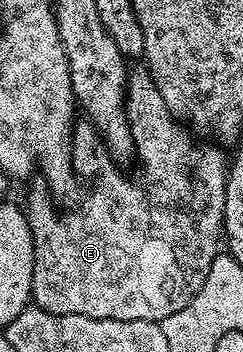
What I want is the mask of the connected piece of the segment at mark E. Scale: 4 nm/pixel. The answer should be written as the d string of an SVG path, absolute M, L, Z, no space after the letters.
M135 67L129 69L129 84L125 86L125 113L129 117L129 126L133 136L133 152L135 161L141 164L141 170L134 177L128 177L124 173L122 166L114 161L109 150L105 148L104 141L101 140L101 134L97 132L88 119L81 119L73 126L71 134L71 144L69 150L73 156L74 174L85 184L85 198L81 201L78 209L73 209L70 213L60 213L57 209L49 206L51 200L50 194L44 188L33 189L25 197L23 210L27 223L30 225L31 239L34 243L34 277L32 304L40 309L46 309L52 313L74 313L75 315L87 315L95 319L139 319L140 321L156 321L158 323L170 317L175 311L187 307L191 299L203 287L207 271L211 267L213 258L219 252L219 246L223 241L223 230L225 220L223 219L223 207L225 206L225 174L227 172L227 157L221 154L220 149L215 145L201 145L193 141L194 134L163 103L163 95L159 95L159 87L155 87L153 77L149 74L148 68Z

